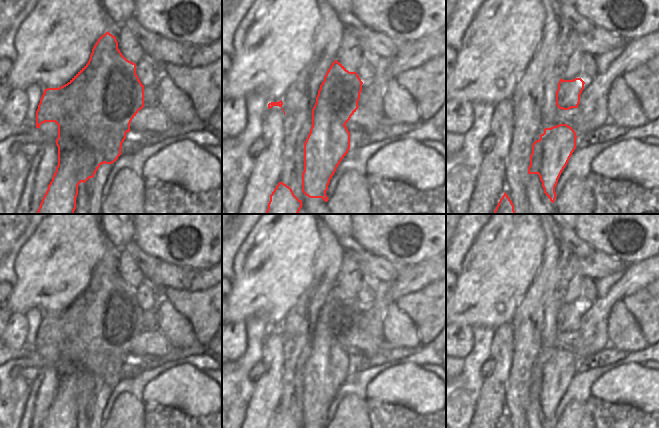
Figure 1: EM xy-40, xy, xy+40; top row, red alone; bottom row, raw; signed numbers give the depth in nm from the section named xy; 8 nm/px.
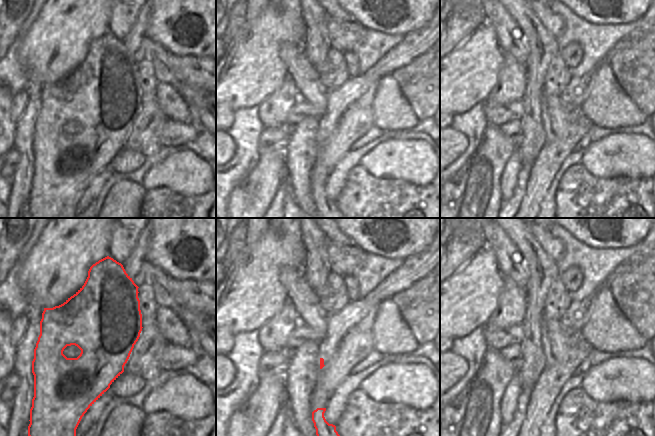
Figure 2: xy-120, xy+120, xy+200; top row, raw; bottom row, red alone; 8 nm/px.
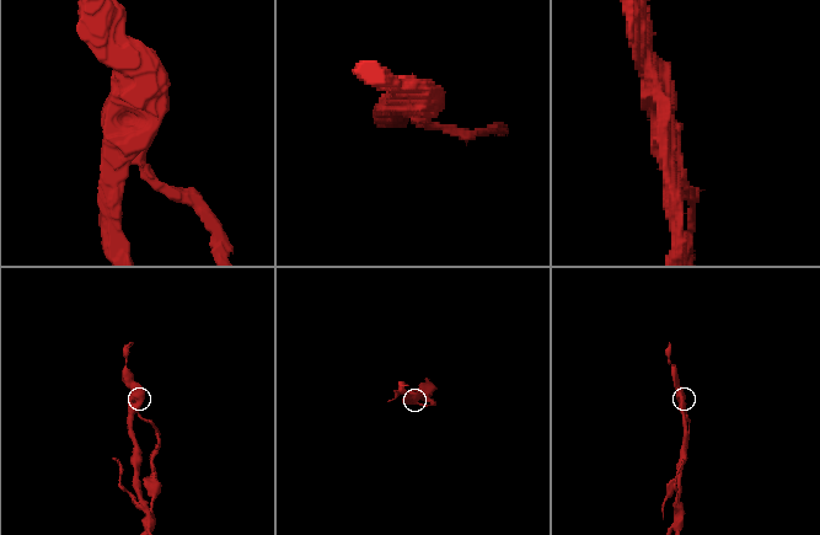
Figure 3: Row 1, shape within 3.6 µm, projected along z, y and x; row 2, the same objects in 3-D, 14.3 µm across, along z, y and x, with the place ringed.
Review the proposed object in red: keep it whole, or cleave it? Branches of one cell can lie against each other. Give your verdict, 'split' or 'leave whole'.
split

